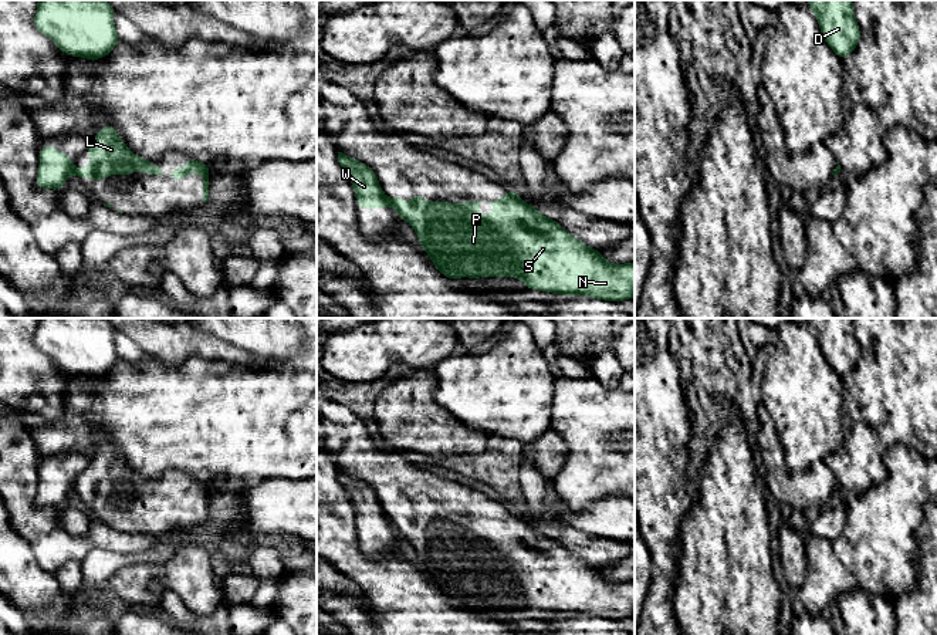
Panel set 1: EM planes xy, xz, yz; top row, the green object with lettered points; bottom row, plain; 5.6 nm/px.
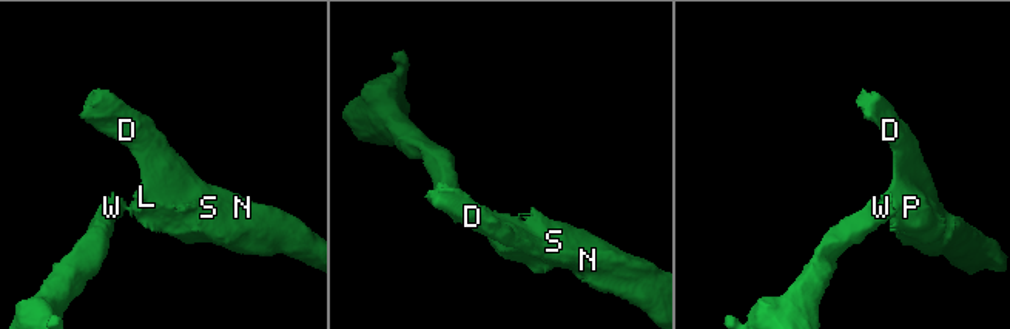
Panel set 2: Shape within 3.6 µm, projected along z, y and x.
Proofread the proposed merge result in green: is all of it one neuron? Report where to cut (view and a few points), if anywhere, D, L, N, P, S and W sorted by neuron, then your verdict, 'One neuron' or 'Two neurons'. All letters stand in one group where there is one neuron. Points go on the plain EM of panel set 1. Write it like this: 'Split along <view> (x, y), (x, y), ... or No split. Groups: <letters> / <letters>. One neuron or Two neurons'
Split along xz (386, 516), (392, 523). Groups: D L N P S / W. Two neurons

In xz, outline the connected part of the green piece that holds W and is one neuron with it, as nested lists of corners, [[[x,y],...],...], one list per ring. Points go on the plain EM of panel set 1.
[[[338,470],[338,480],[351,497],[356,516],[356,526],[375,527],[392,524],[385,514],[375,490],[368,483],[358,480],[342,470]]]

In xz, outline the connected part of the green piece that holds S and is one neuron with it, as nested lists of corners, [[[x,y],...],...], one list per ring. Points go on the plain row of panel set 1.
[[[514,507],[504,514],[500,514],[497,520],[488,520],[493,524],[491,534],[480,534],[478,524],[481,520],[460,520],[454,524],[451,520],[426,520],[417,510],[413,511],[412,520],[403,520],[399,514],[388,516],[392,524],[396,527],[398,534],[407,540],[419,555],[419,561],[424,567],[424,571],[430,574],[433,584],[447,597],[456,599],[459,595],[480,597],[480,595],[518,595],[528,608],[542,608],[551,612],[564,614],[588,614],[605,619],[625,619],[635,615],[635,581],[612,582],[596,567],[588,565],[583,560],[562,547],[557,538],[545,536],[535,524],[525,521],[520,517]]]

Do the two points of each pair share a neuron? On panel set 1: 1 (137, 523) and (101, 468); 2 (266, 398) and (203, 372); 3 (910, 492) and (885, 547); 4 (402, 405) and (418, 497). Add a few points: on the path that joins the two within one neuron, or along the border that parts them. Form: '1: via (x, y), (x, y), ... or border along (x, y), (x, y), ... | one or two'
1: via (121, 510), (117, 510), (105, 500), (105, 483) | one
2: via (250, 398), (229, 398), (219, 388) | one
3: via (896, 506), (885, 519), (885, 533) | one
4: border along (391, 448), (401, 453) | two

